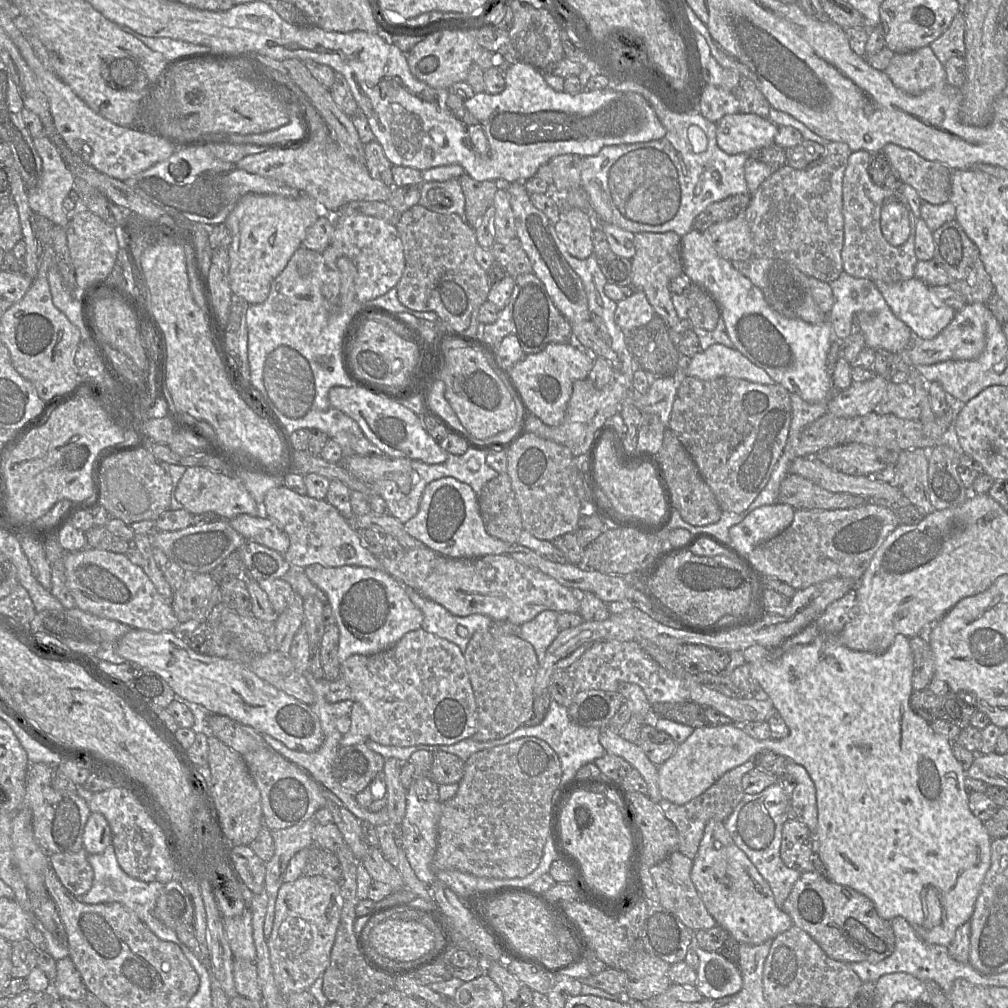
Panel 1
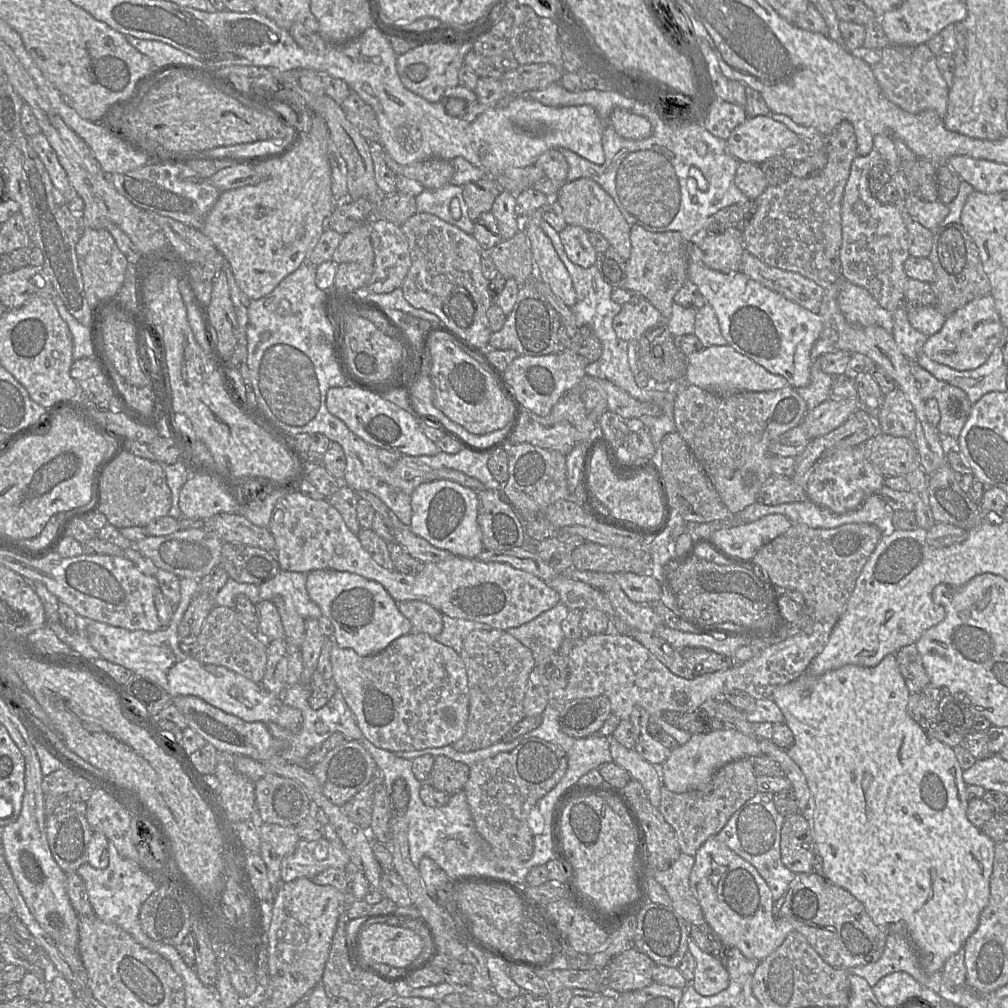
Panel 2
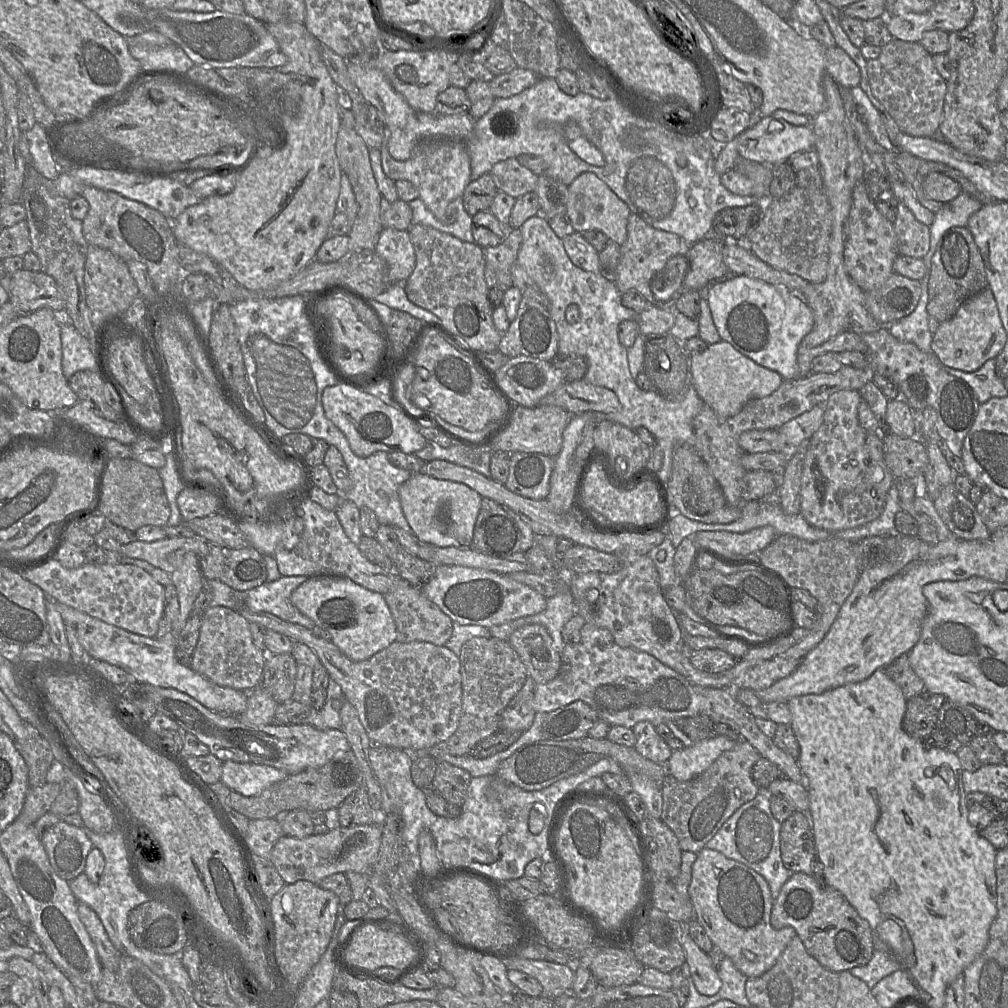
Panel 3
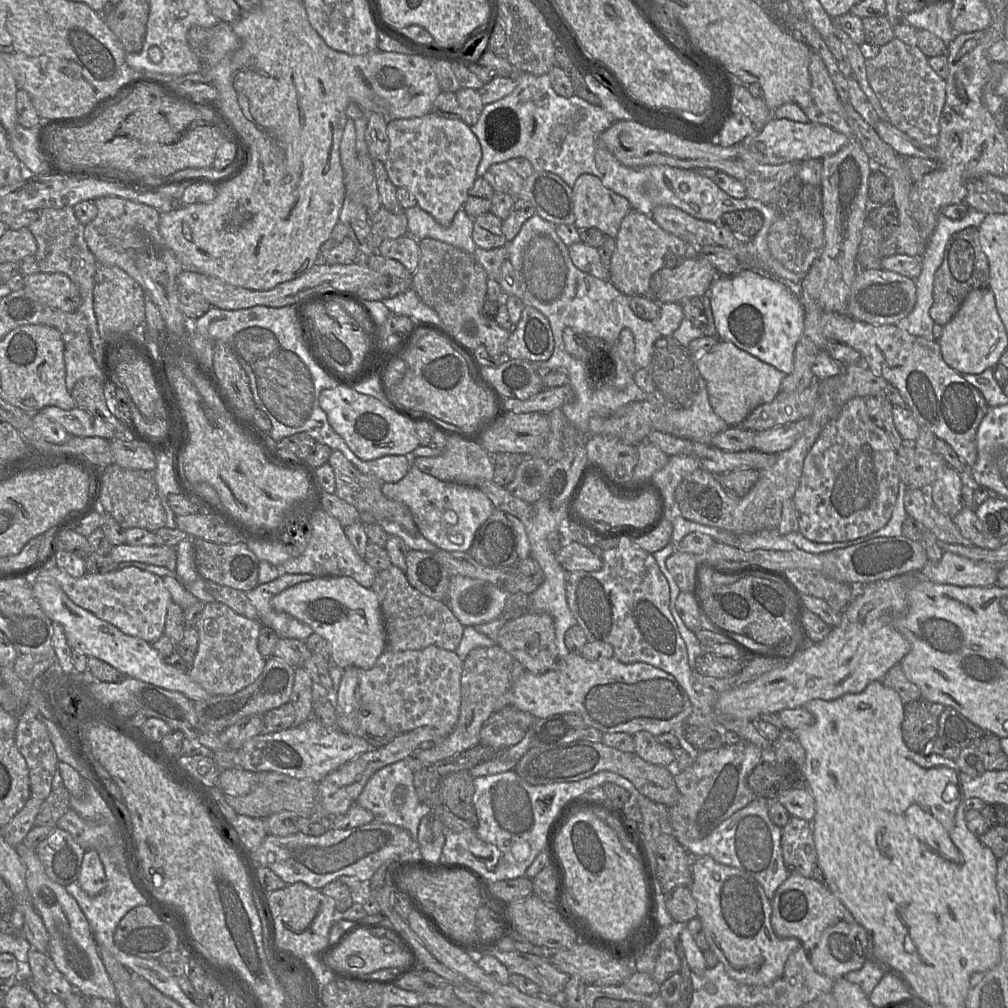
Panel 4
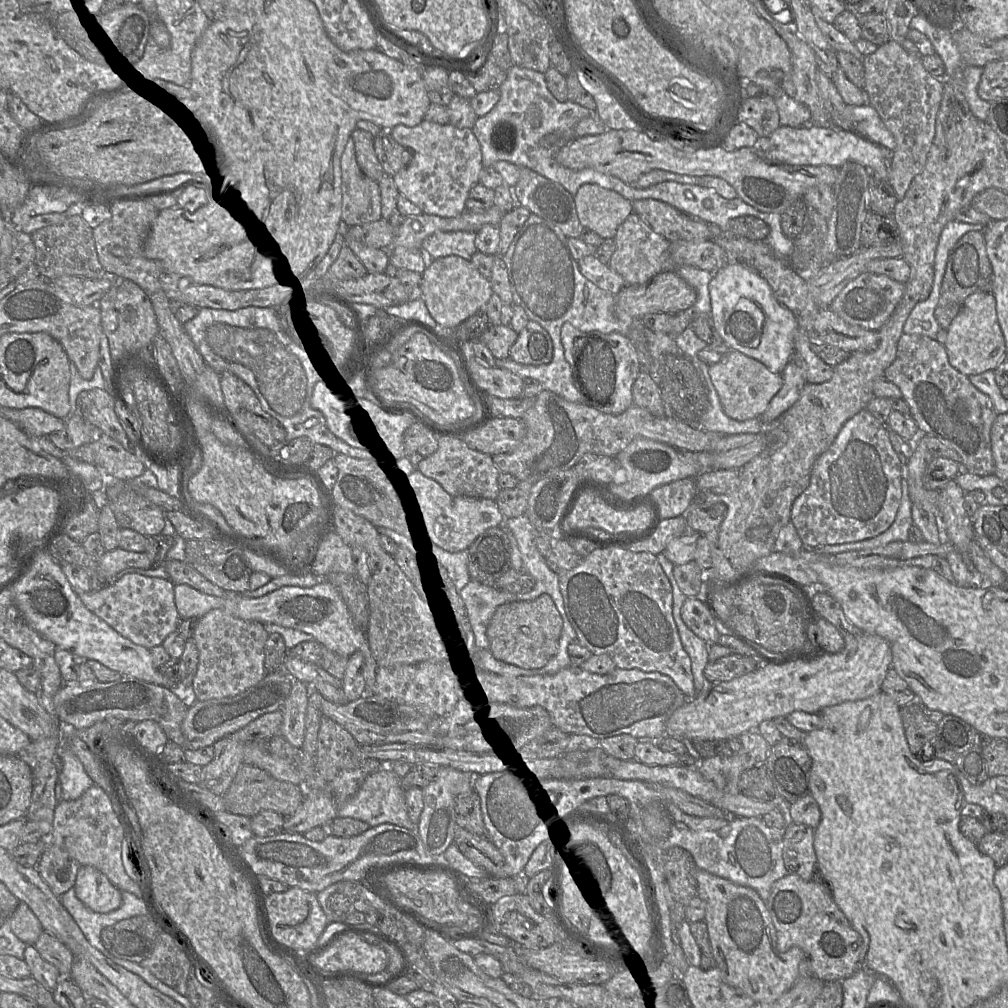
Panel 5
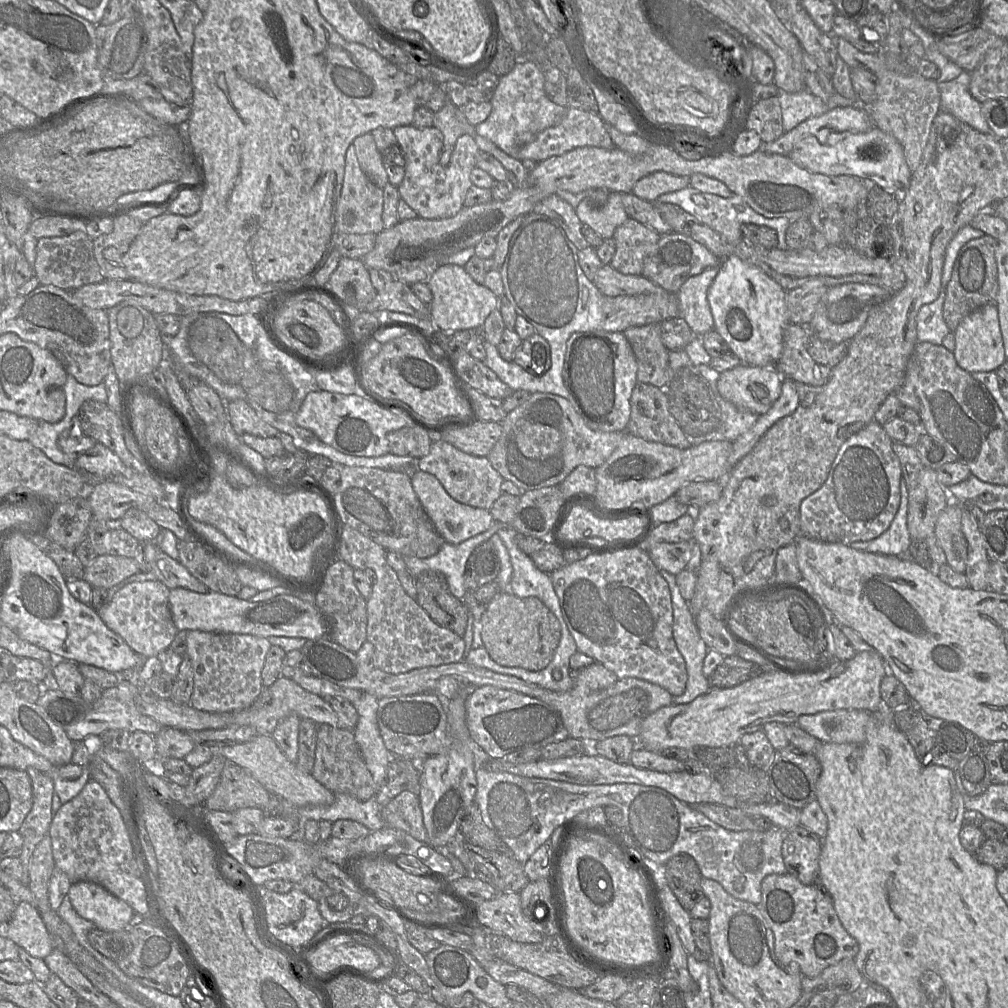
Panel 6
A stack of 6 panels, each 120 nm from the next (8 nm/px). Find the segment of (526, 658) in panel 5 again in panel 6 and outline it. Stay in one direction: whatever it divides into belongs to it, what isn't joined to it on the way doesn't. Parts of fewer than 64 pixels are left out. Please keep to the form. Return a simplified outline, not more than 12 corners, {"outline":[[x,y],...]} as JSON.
{"outline":[[500,591],[481,624],[504,667],[541,671],[561,639],[538,598]]}

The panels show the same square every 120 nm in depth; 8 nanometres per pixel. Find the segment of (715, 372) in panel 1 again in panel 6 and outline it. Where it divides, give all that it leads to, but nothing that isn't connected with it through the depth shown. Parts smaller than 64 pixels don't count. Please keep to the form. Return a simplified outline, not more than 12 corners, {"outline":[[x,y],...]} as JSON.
{"outline":[[741,364],[717,389],[739,409],[762,415],[780,397],[775,367]]}

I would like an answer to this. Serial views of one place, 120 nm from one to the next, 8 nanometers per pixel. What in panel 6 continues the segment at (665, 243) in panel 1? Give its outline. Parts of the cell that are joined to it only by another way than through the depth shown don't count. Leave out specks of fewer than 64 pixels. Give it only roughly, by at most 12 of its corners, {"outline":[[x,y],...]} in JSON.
{"outline":[[628,218],[614,231],[610,266],[642,275],[660,236]]}

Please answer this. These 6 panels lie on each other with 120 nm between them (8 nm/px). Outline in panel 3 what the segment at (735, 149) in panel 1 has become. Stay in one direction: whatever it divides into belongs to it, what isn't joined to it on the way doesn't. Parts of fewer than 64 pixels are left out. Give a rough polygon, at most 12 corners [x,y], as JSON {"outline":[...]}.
{"outline":[[763,117],[738,137],[739,156],[789,162],[814,149],[809,126]]}

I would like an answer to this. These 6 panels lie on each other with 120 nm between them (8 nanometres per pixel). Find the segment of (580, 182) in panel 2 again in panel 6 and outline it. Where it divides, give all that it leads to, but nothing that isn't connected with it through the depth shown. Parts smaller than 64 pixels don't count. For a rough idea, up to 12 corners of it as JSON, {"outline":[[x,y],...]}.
{"outline":[[610,192],[595,207],[588,198],[576,208],[580,221],[602,239],[628,218],[622,193]]}

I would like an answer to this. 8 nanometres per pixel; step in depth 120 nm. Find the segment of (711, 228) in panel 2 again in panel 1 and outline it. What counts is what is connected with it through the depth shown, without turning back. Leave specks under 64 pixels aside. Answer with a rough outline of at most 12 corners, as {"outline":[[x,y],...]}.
{"outline":[[749,192],[708,205],[693,220],[703,233],[711,225],[744,215]]}

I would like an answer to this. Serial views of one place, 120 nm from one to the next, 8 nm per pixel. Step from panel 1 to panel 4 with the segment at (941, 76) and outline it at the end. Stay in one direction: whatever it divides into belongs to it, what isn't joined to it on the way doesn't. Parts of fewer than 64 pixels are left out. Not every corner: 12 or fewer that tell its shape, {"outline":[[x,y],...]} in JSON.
{"outline":[[898,38],[865,61],[889,122],[937,147],[946,81]]}

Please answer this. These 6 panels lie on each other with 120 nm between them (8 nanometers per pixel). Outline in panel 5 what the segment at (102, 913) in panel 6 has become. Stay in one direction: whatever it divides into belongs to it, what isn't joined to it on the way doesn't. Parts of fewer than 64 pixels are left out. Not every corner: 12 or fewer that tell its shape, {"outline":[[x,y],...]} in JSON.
{"outline":[[81,865],[77,898],[97,913],[118,909],[121,890],[97,868]]}

